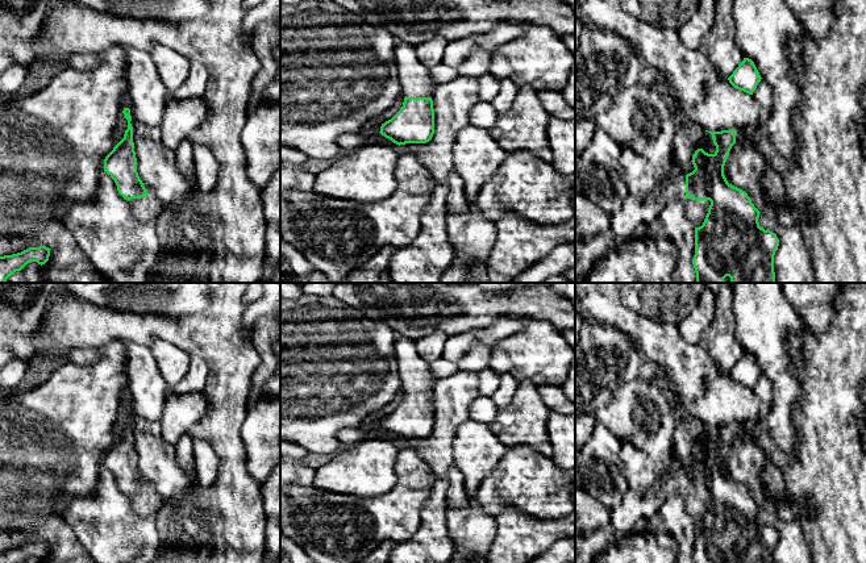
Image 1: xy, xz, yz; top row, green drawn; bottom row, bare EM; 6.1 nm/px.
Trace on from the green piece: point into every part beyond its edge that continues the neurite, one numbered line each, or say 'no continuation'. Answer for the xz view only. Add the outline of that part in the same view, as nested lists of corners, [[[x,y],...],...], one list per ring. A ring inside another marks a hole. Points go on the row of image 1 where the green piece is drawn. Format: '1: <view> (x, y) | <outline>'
1: xz (413, 75) | [[[396,39],[395,62],[397,76],[407,97],[432,97],[436,83],[429,74],[429,68],[417,58],[415,46]]]

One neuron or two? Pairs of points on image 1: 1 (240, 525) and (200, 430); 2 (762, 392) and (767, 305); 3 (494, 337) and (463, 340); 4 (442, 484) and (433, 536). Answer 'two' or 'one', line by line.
1: one
2: two
3: one
4: one

